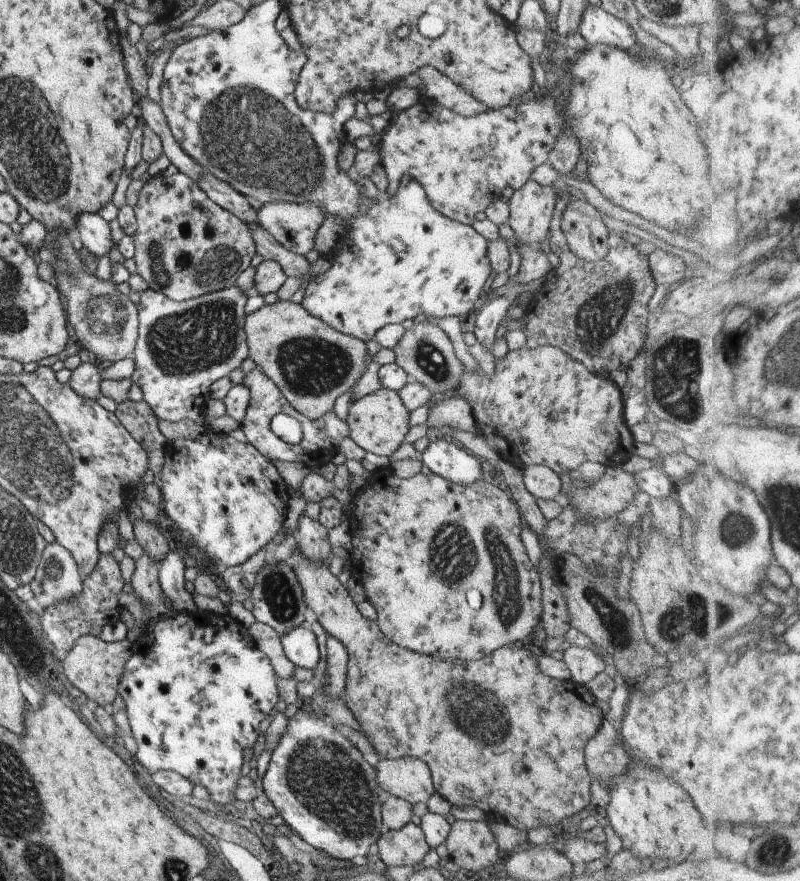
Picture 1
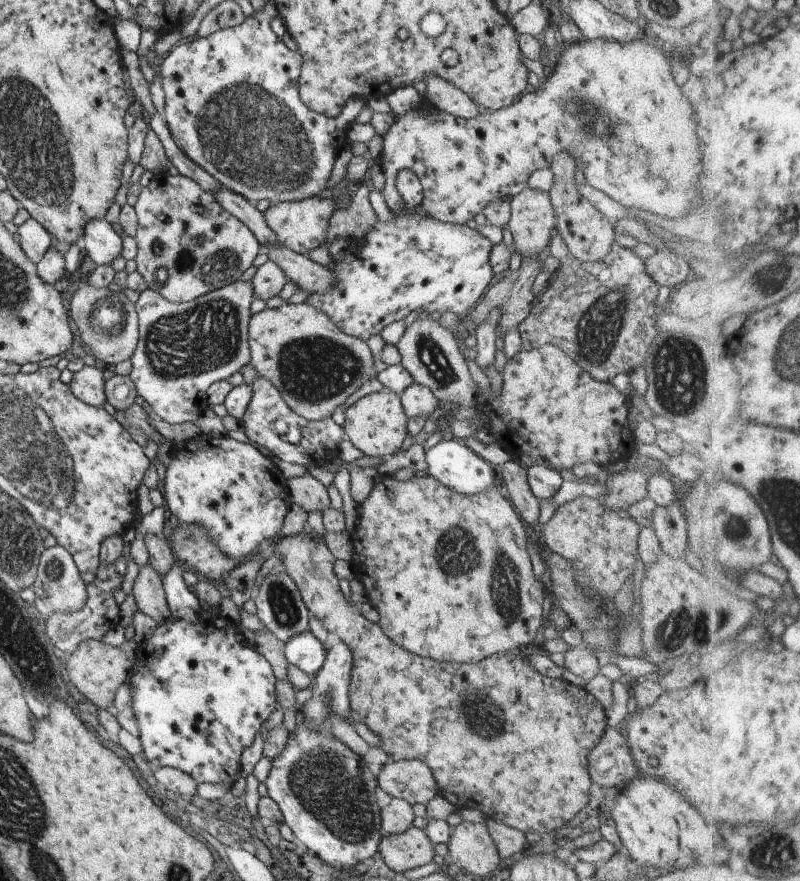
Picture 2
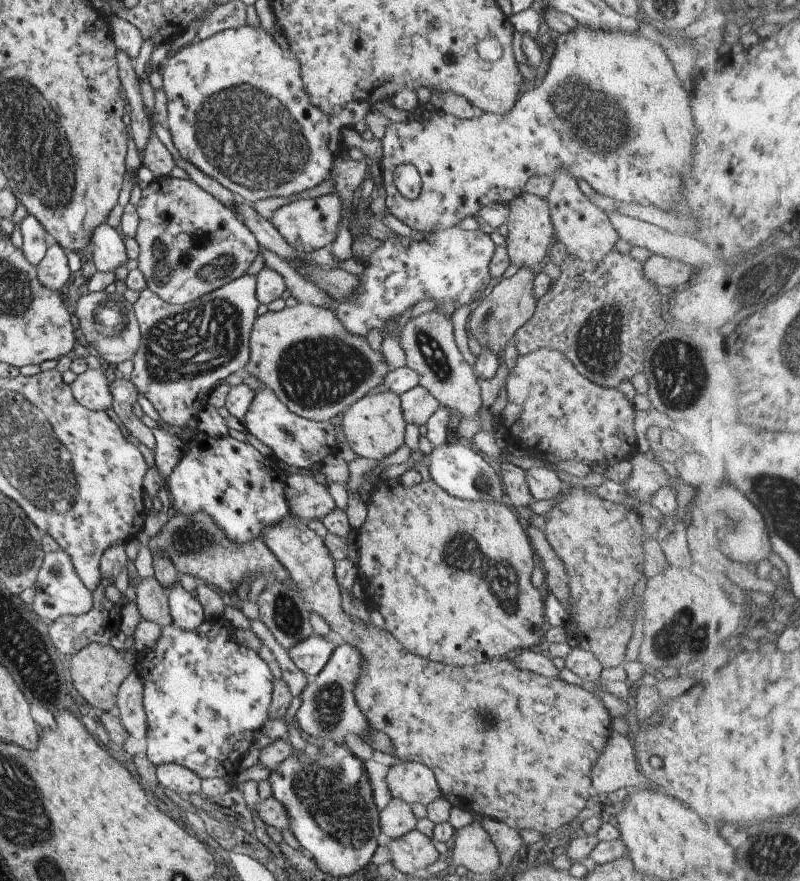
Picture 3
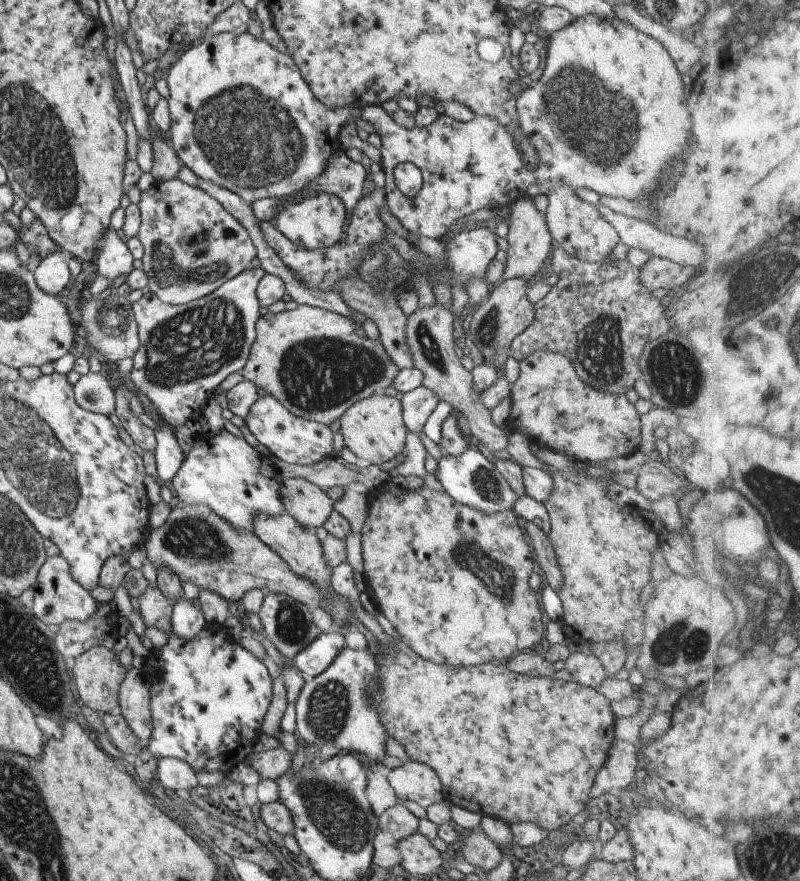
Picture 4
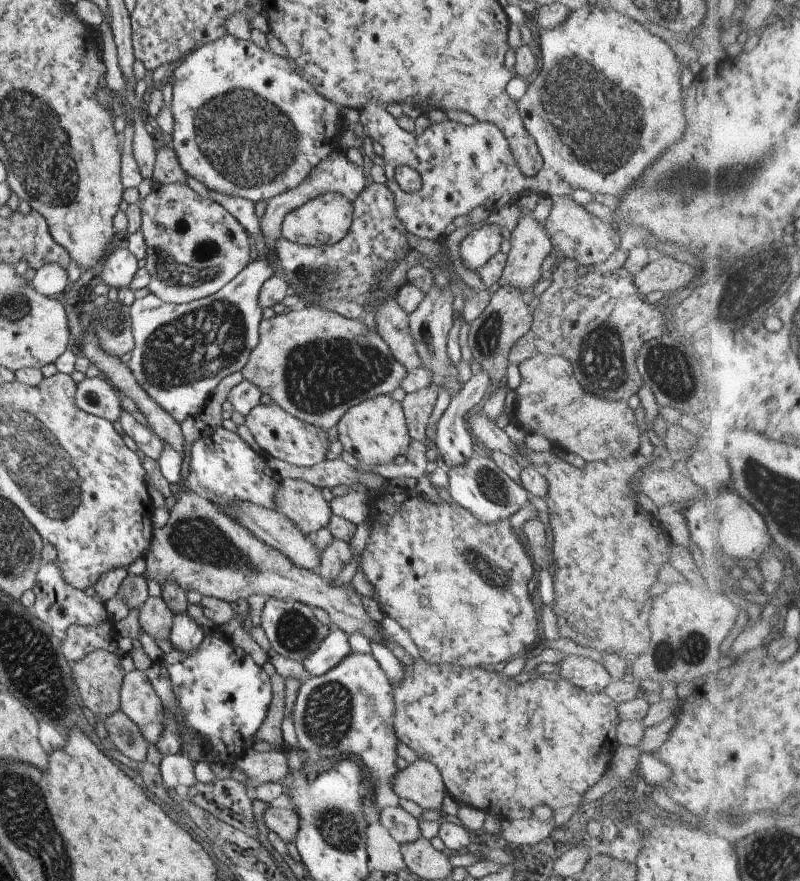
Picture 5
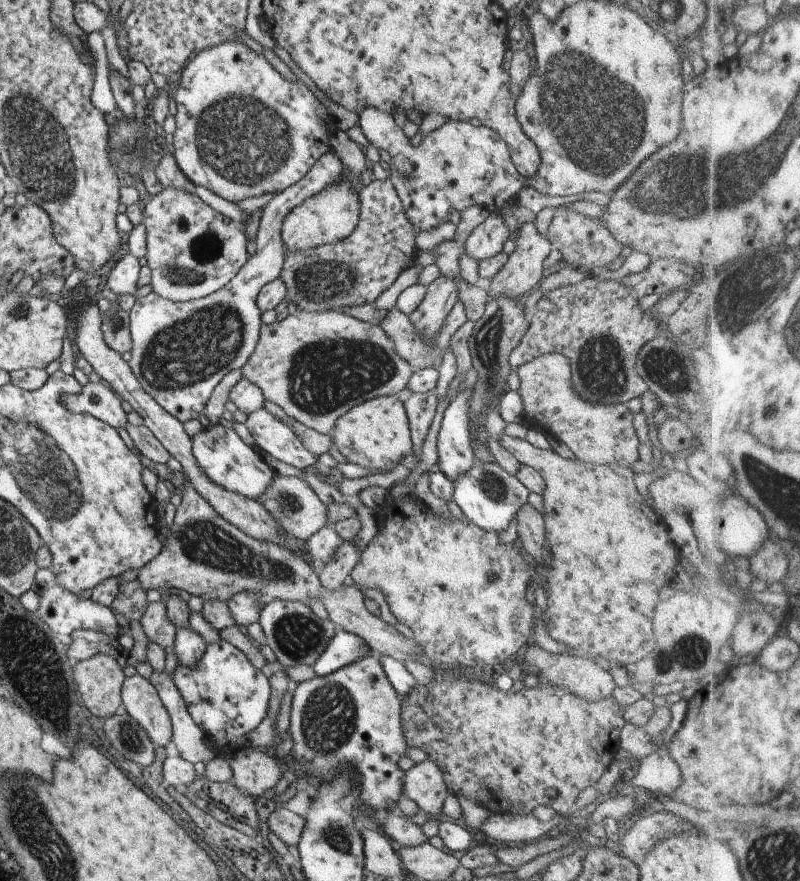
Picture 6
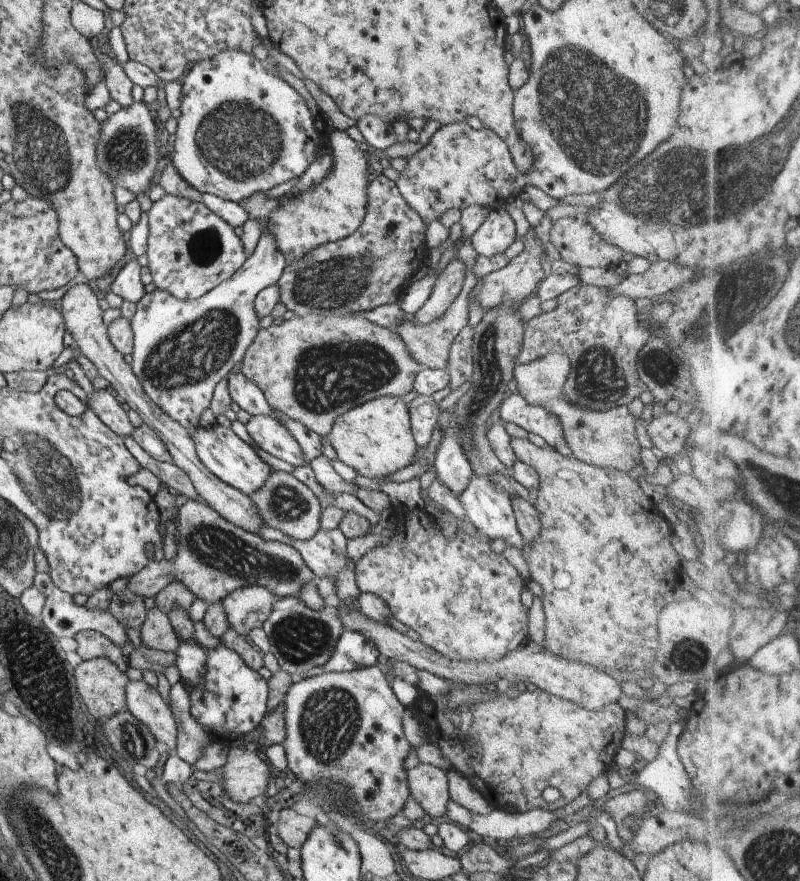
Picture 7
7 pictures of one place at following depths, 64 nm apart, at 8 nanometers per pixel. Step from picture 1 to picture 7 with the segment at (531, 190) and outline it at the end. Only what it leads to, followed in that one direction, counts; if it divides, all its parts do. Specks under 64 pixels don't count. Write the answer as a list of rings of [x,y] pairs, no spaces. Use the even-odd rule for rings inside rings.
[[[528,228],[523,235],[522,242],[522,251],[515,258],[508,260],[504,268],[491,272],[491,274],[487,274],[483,278],[476,278],[477,282],[475,282],[472,292],[469,292],[467,296],[468,302],[471,302],[473,298],[479,304],[479,308],[489,310],[489,308],[495,308],[499,304],[512,305],[517,304],[517,302],[523,302],[536,290],[539,282],[547,272],[542,260],[545,252],[544,245],[535,236],[533,228]]]

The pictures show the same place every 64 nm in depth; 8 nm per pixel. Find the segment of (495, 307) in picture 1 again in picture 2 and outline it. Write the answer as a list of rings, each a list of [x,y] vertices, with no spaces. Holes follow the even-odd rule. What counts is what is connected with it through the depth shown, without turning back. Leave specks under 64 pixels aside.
[[[502,307],[493,308],[489,310],[489,314],[483,318],[483,322],[479,326],[475,326],[474,337],[477,340],[476,351],[477,355],[474,358],[475,364],[485,371],[485,368],[489,368],[493,365],[493,356],[495,355],[495,326],[497,326],[497,320],[501,316],[503,311]]]

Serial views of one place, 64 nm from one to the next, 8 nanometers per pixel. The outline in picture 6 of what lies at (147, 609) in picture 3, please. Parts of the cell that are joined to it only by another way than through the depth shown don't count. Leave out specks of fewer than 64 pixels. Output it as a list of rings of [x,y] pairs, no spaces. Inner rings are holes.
[[[163,601],[146,604],[143,616],[138,622],[147,641],[154,642],[162,649],[173,647],[176,629],[167,619],[166,606]]]

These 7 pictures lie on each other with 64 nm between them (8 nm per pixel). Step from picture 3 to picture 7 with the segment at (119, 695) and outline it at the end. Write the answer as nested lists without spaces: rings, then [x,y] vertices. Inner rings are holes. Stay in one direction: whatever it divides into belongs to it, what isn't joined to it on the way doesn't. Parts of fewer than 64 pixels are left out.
[[[129,681],[125,687],[125,710],[144,724],[153,738],[165,744],[168,750],[175,749],[175,718],[165,706],[157,689],[141,681]]]

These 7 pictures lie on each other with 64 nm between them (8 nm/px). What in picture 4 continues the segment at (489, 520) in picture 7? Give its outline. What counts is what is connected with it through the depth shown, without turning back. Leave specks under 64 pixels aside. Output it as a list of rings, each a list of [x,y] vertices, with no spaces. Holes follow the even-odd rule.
[[[468,447],[459,456],[442,454],[435,469],[435,480],[439,482],[445,493],[455,502],[465,504],[469,508],[481,510],[485,514],[512,511],[516,499],[515,492],[511,492],[509,484],[497,472],[494,464],[484,458],[484,452],[478,448]]]

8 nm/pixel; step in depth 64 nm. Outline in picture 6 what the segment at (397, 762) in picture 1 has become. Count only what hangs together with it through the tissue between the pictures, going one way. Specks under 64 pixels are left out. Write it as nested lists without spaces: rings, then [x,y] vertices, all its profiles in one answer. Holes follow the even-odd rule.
[[[425,760],[403,771],[401,794],[413,801],[420,813],[435,818],[442,812],[442,805],[449,792],[443,782],[443,774],[437,766]]]

